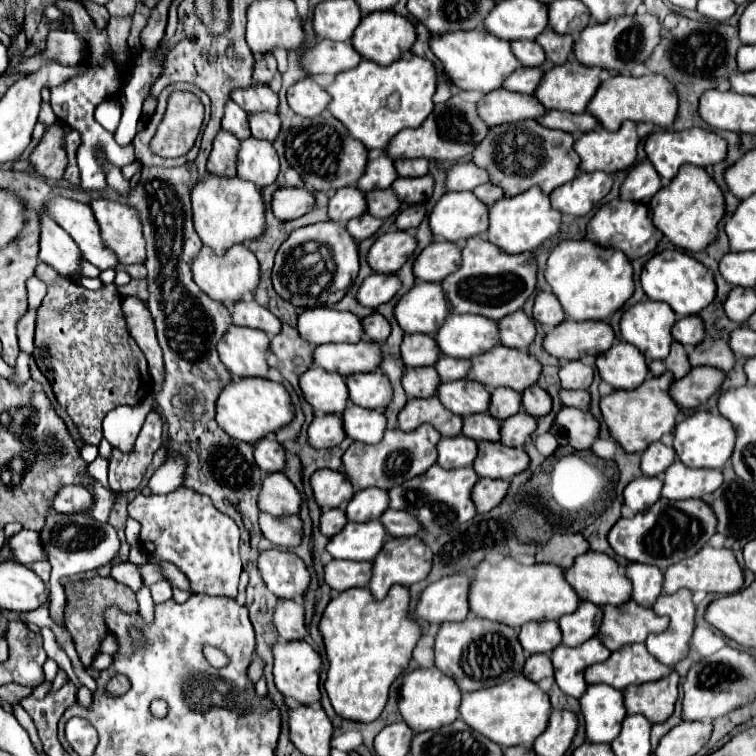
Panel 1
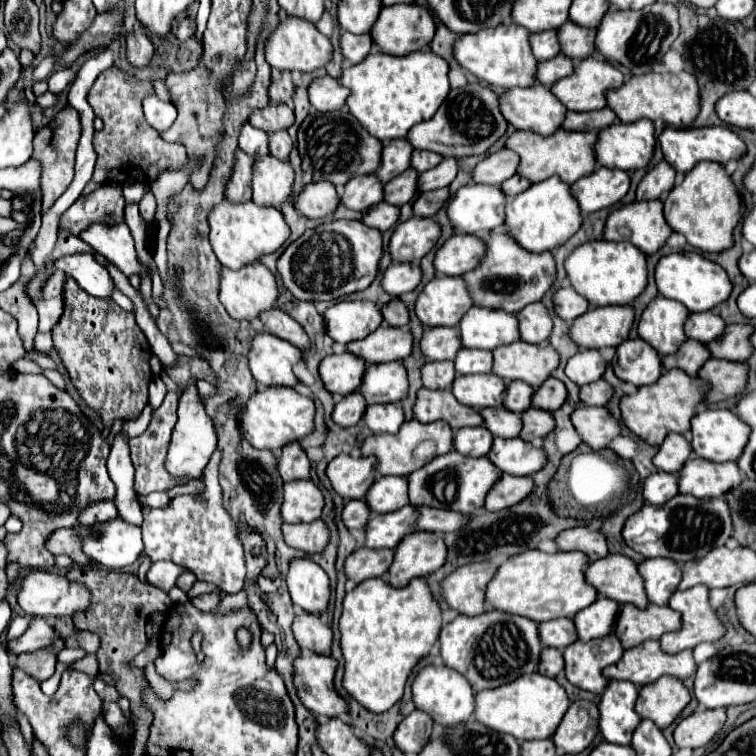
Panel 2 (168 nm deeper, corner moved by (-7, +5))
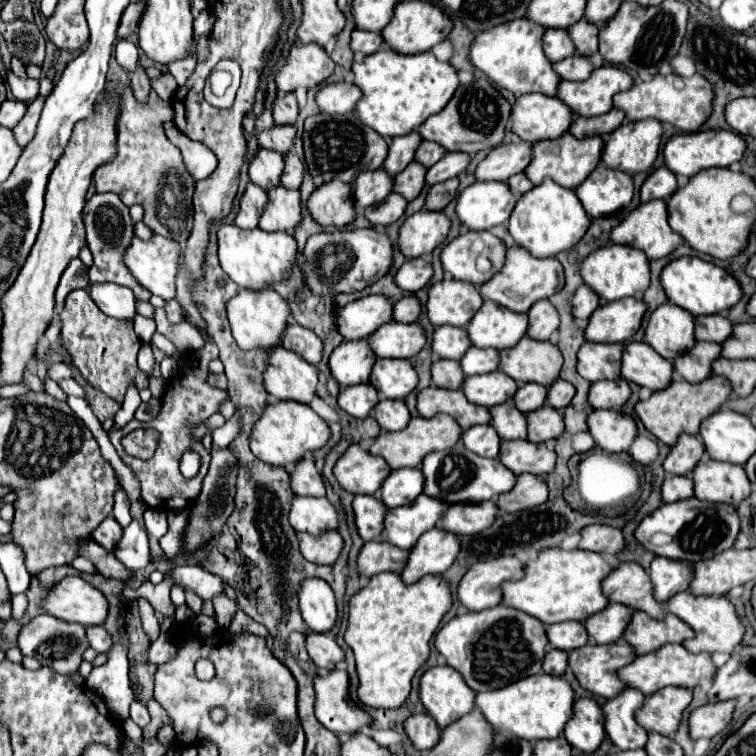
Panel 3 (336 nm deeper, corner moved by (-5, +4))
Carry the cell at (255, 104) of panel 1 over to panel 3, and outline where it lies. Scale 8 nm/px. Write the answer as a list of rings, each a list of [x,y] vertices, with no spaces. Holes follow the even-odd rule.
[[[283,125],[283,127],[273,127],[269,131],[261,131],[259,135],[259,145],[269,149],[269,151],[277,151],[279,155],[287,155],[295,143],[295,127],[291,125]]]

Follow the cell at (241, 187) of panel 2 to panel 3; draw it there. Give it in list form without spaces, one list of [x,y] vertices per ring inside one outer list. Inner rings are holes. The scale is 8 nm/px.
[[[249,183],[241,197],[241,207],[239,207],[235,225],[241,229],[257,227],[261,211],[265,209],[265,199],[267,199],[267,193],[263,189],[259,189],[255,183]]]

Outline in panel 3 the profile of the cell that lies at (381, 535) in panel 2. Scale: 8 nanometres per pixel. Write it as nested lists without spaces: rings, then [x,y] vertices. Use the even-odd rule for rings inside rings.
[[[421,493],[413,503],[389,509],[383,539],[401,549],[411,549],[425,531],[437,525],[445,507],[449,507],[449,503],[439,503],[437,499],[429,499],[429,495]]]

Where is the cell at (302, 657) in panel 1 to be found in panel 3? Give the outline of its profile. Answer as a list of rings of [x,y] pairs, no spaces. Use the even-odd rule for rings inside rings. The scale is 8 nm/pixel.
[[[343,667],[319,675],[315,679],[315,717],[337,735],[355,735],[361,727],[373,723],[355,701],[349,697],[349,675]]]

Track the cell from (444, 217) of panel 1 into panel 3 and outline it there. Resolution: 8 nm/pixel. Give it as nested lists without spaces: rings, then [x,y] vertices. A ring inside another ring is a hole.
[[[475,181],[459,193],[457,215],[473,231],[491,229],[509,219],[517,197],[505,181]]]

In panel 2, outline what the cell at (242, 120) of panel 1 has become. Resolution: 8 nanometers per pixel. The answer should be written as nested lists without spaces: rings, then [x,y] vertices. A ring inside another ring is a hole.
[[[243,122],[239,134],[239,148],[245,150],[251,158],[267,154],[267,134],[259,128],[253,128],[249,122]]]

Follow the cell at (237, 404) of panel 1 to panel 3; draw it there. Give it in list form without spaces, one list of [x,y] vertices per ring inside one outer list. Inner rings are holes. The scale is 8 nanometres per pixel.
[[[277,401],[265,407],[261,419],[255,423],[251,431],[251,451],[257,459],[273,465],[273,467],[291,467],[305,453],[313,453],[329,441],[331,431],[329,425],[309,407],[295,401]]]

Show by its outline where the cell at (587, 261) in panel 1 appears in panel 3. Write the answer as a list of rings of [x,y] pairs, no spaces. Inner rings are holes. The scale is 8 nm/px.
[[[605,245],[583,259],[581,277],[605,301],[633,295],[641,297],[649,287],[649,259],[639,249],[629,245]]]

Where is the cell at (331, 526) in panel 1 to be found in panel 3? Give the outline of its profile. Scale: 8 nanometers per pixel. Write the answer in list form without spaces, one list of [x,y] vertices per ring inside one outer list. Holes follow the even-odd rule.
[[[355,495],[353,509],[355,523],[363,541],[377,541],[381,537],[381,531],[385,529],[385,503],[381,503],[381,499],[377,499],[375,495]]]

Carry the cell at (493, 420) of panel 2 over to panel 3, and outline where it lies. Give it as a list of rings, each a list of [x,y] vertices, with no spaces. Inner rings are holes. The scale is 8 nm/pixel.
[[[513,401],[491,407],[491,415],[493,427],[497,429],[501,439],[527,439],[527,419],[521,411],[517,411]]]

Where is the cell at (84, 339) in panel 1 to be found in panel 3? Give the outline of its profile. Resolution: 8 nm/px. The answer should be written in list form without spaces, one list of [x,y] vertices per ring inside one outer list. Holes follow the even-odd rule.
[[[75,289],[67,295],[65,307],[59,317],[63,321],[63,345],[71,353],[73,363],[77,365],[81,375],[93,387],[97,387],[117,403],[123,403],[129,383],[135,383],[137,389],[147,387],[147,375],[137,367],[137,351],[141,347],[141,339],[135,335],[133,323],[103,315],[103,311],[93,303],[89,291],[85,289]]]

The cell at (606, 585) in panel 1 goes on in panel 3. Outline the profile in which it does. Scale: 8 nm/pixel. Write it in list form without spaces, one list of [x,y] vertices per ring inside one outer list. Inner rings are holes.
[[[621,563],[603,581],[603,595],[611,603],[623,603],[627,607],[645,611],[653,619],[665,617],[663,603],[653,597],[653,583],[649,573],[637,563]]]

